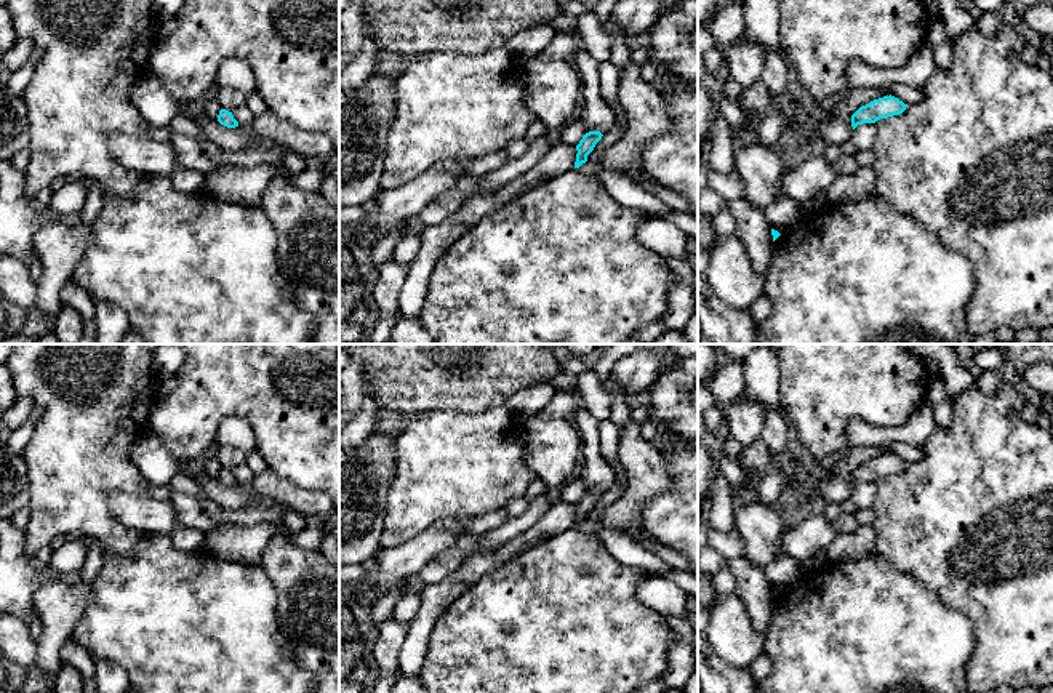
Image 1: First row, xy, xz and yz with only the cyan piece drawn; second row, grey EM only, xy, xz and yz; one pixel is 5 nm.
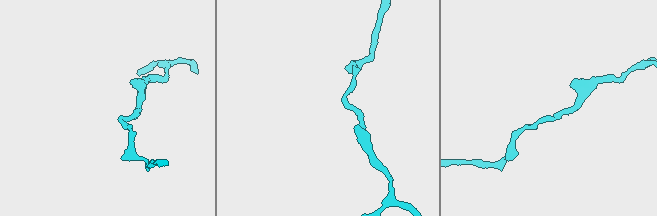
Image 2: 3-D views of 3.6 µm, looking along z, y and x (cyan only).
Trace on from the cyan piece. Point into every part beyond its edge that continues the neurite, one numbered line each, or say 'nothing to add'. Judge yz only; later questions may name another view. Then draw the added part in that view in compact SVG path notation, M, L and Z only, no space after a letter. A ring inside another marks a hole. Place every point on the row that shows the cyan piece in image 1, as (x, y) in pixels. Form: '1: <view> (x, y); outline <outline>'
nothing to add

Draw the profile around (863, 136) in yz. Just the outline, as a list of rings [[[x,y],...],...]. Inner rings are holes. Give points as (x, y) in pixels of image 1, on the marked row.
[[[863,123],[853,130],[851,141],[858,150],[872,149],[877,136],[875,123]]]

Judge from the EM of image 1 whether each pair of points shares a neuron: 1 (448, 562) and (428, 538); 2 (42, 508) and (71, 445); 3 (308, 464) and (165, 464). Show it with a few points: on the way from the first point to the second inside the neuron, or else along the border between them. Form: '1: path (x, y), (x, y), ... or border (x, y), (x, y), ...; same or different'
1: border (463, 535), (416, 573); different
2: path (58, 492), (71, 479), (71, 461); same
3: border (160, 439), (172, 453), (189, 466); different

